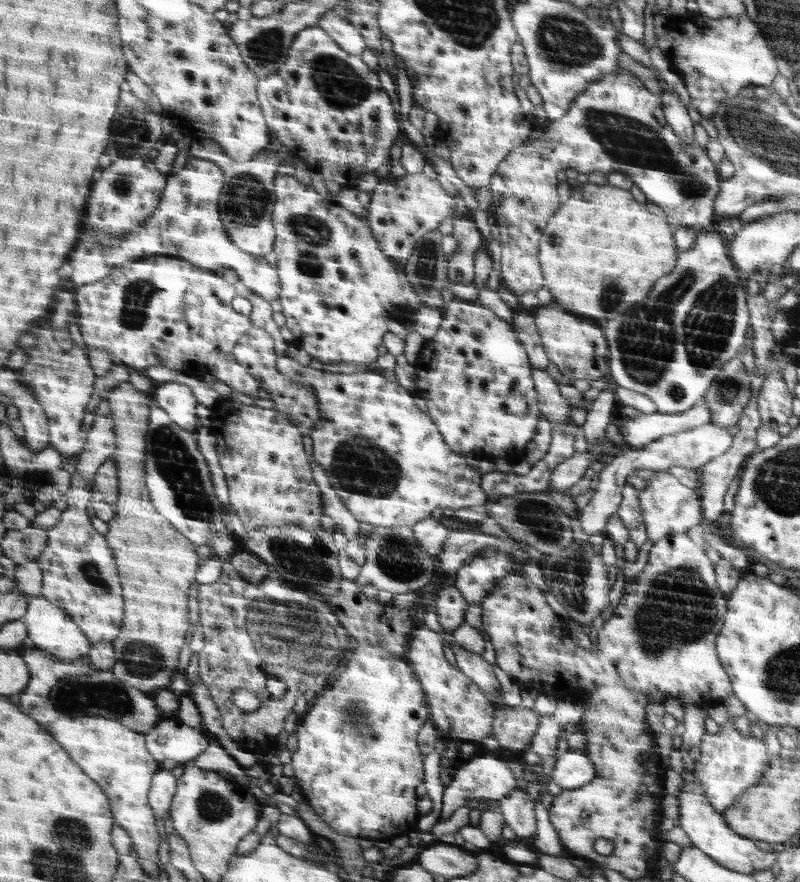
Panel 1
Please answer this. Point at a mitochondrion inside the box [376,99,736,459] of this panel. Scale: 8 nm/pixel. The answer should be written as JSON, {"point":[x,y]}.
{"point":[628,140]}

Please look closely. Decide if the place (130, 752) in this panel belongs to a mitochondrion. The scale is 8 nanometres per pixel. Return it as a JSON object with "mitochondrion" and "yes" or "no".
{"mitochondrion":"no"}

